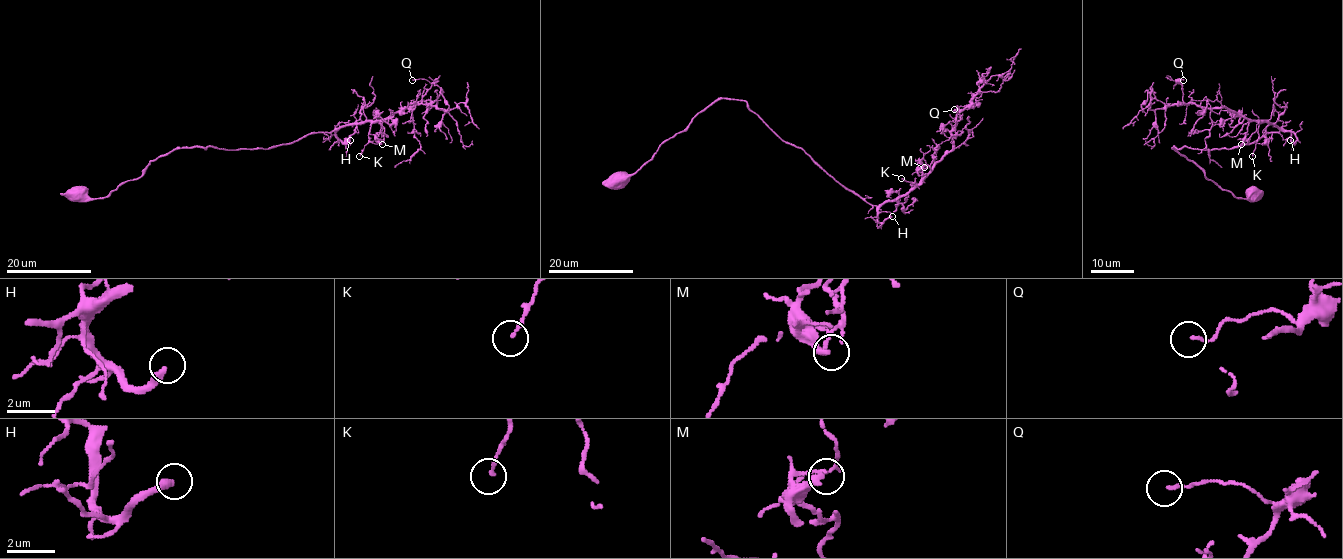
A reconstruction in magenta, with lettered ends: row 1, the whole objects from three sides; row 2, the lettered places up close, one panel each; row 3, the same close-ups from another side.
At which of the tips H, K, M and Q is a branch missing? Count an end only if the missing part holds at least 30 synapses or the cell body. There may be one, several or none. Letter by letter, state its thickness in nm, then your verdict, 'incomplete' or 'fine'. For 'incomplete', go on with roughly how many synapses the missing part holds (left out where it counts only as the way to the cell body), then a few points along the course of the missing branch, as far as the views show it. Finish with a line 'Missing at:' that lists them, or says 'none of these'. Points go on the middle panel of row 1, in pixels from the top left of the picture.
H: calibre 280 nm; incomplete; 300 synapses; course (892, 216), (908, 205), (899, 196), (910, 182), (902, 168), (909, 157), (922, 167), (915, 165)
K: calibre 150 nm; fine
M: calibre 280 nm; fine
Q: calibre 120 nm; fine
Missing at: H

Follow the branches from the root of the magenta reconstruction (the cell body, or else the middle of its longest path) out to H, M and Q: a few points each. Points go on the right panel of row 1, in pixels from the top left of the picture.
H: (1250, 144), (1264, 133), (1280, 130), (1291, 131), (1296, 140), (1292, 144), (1290, 140)
M: (1250, 144), (1264, 133), (1279, 130), (1266, 121), (1251, 121), (1241, 144)
Q: (1250, 144), (1279, 130), (1225, 108), (1186, 103), (1178, 80), (1183, 80)

